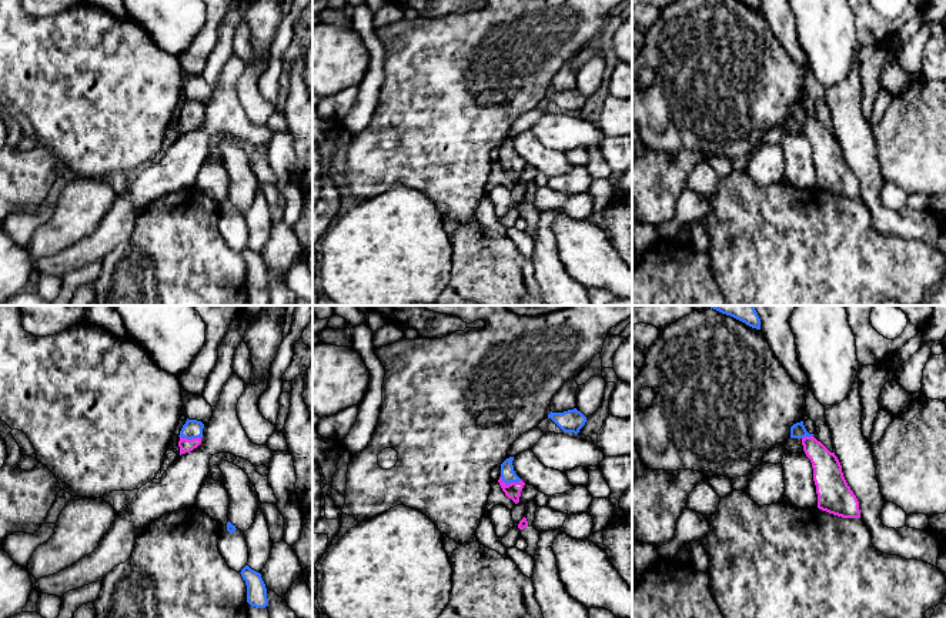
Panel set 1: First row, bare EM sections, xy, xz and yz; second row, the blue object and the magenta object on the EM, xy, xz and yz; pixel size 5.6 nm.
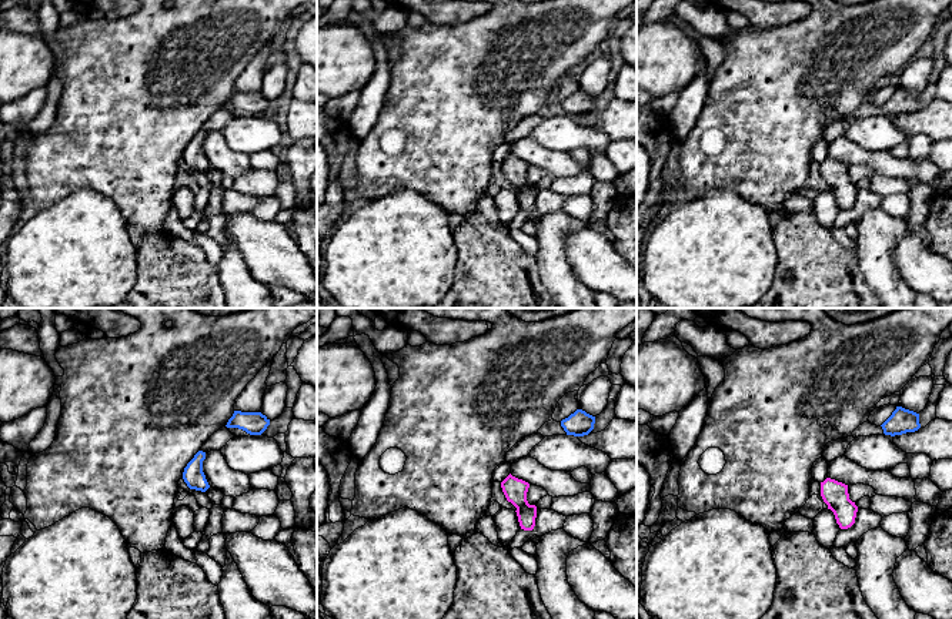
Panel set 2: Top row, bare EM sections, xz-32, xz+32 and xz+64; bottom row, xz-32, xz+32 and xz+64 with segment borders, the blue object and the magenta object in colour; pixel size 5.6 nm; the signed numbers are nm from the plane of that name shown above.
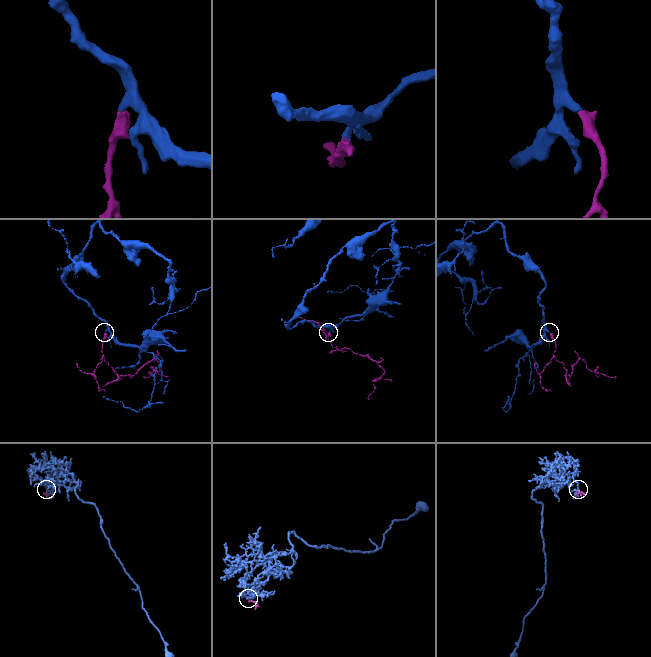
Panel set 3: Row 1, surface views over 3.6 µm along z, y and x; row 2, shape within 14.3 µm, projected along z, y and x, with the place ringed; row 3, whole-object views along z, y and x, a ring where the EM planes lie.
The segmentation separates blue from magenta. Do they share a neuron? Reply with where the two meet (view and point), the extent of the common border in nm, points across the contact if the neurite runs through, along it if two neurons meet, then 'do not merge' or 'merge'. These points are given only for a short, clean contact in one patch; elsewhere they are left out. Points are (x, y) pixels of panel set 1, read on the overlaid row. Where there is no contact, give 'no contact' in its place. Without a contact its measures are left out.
xz (511, 481) | 130 nm | across xz (508, 475), (511, 481), (512, 490) | merge

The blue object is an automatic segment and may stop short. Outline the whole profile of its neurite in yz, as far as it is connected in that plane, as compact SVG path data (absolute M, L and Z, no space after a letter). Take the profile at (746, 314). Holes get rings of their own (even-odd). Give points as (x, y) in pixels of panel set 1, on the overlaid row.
M709 305L709 307L742 321L752 328L761 330L761 318L753 305Z

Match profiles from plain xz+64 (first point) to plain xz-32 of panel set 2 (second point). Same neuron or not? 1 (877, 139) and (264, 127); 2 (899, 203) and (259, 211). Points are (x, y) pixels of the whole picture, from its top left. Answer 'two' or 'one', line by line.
1: one
2: one

